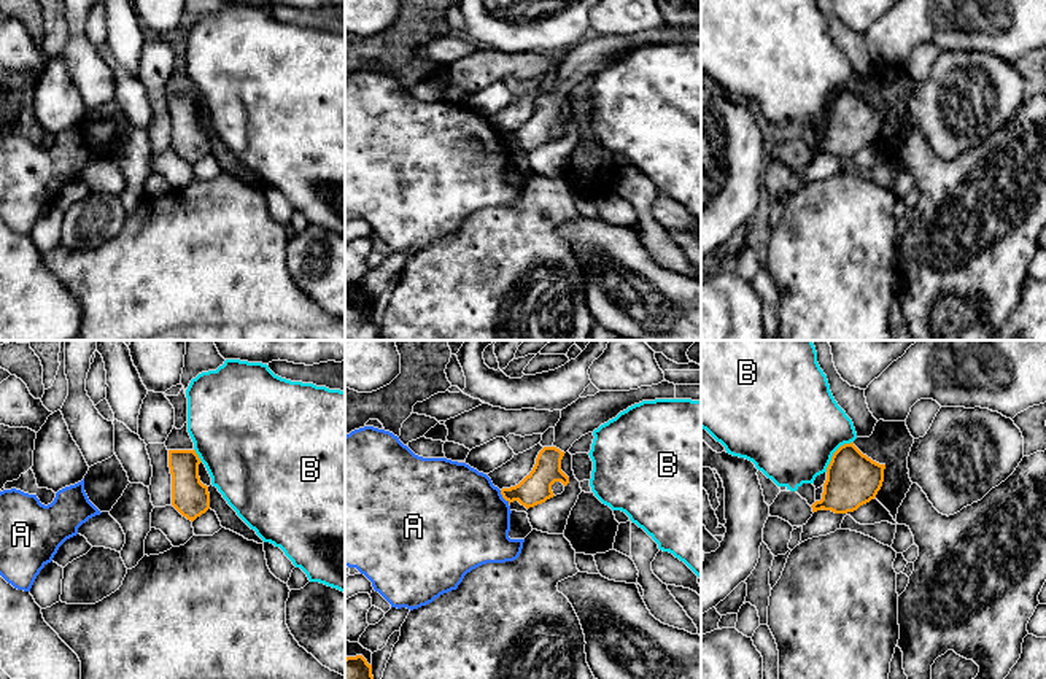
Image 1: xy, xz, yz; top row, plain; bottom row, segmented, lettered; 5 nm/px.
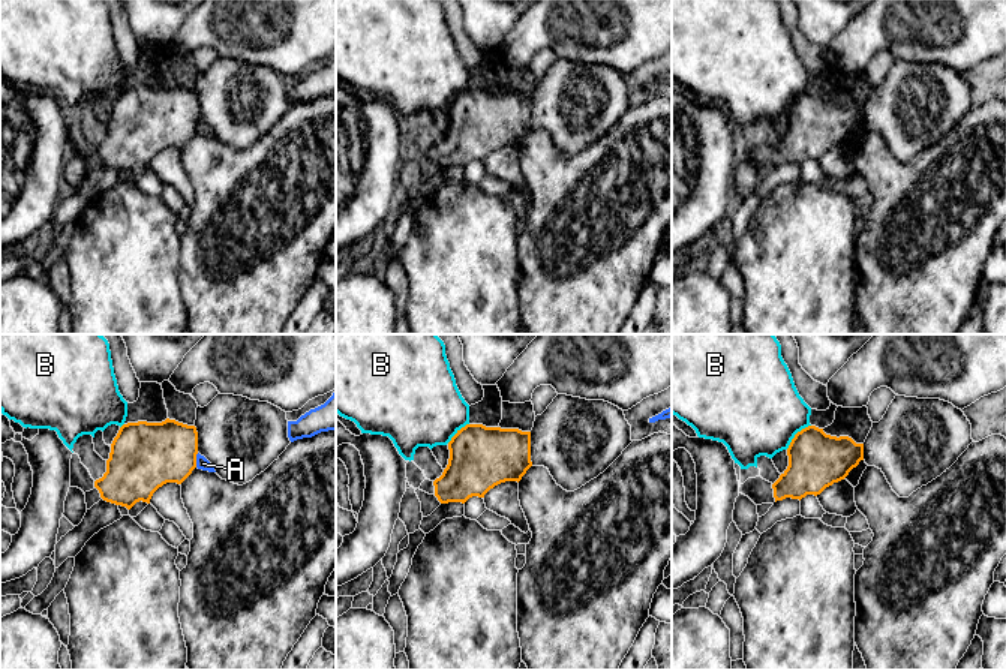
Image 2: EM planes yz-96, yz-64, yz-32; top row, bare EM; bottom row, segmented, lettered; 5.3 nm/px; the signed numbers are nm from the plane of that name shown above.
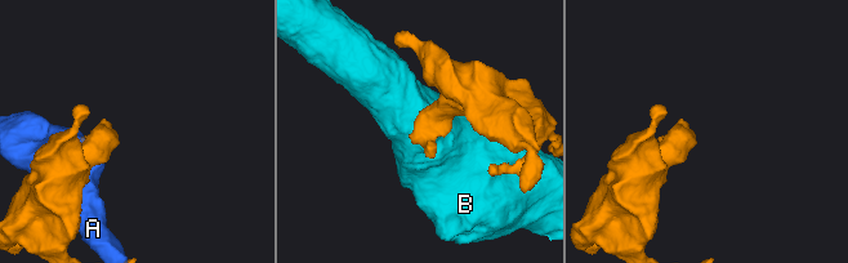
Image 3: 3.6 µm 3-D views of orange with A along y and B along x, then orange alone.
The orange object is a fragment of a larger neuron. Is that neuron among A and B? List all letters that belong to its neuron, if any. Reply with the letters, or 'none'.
none

